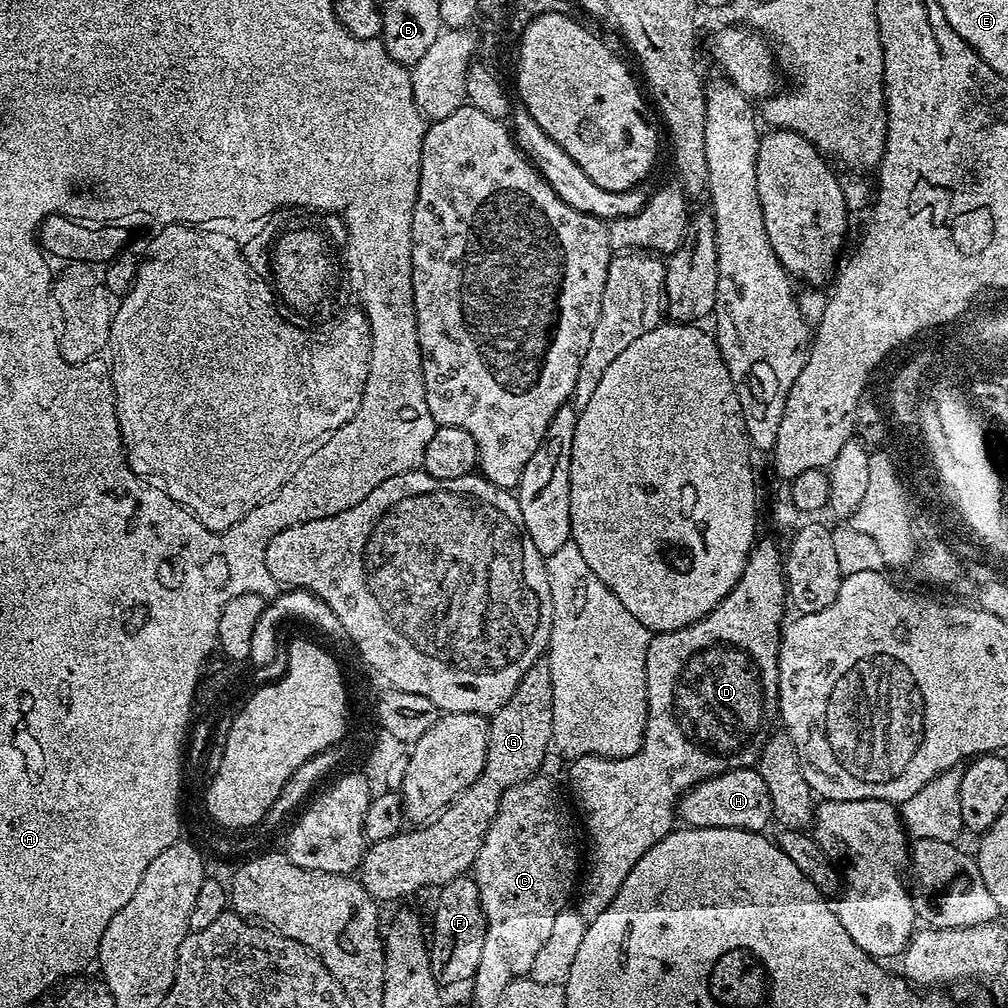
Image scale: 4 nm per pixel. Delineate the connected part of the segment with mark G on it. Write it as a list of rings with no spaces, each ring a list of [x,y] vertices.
[[[547,659],[537,660],[518,682],[518,690],[488,720],[488,749],[482,774],[449,802],[425,828],[401,830],[394,838],[368,844],[360,859],[358,879],[369,896],[377,902],[400,900],[423,888],[439,889],[451,879],[465,875],[478,858],[478,850],[490,830],[490,822],[498,814],[502,794],[523,780],[531,780],[544,764],[548,748],[553,747],[554,686]]]

